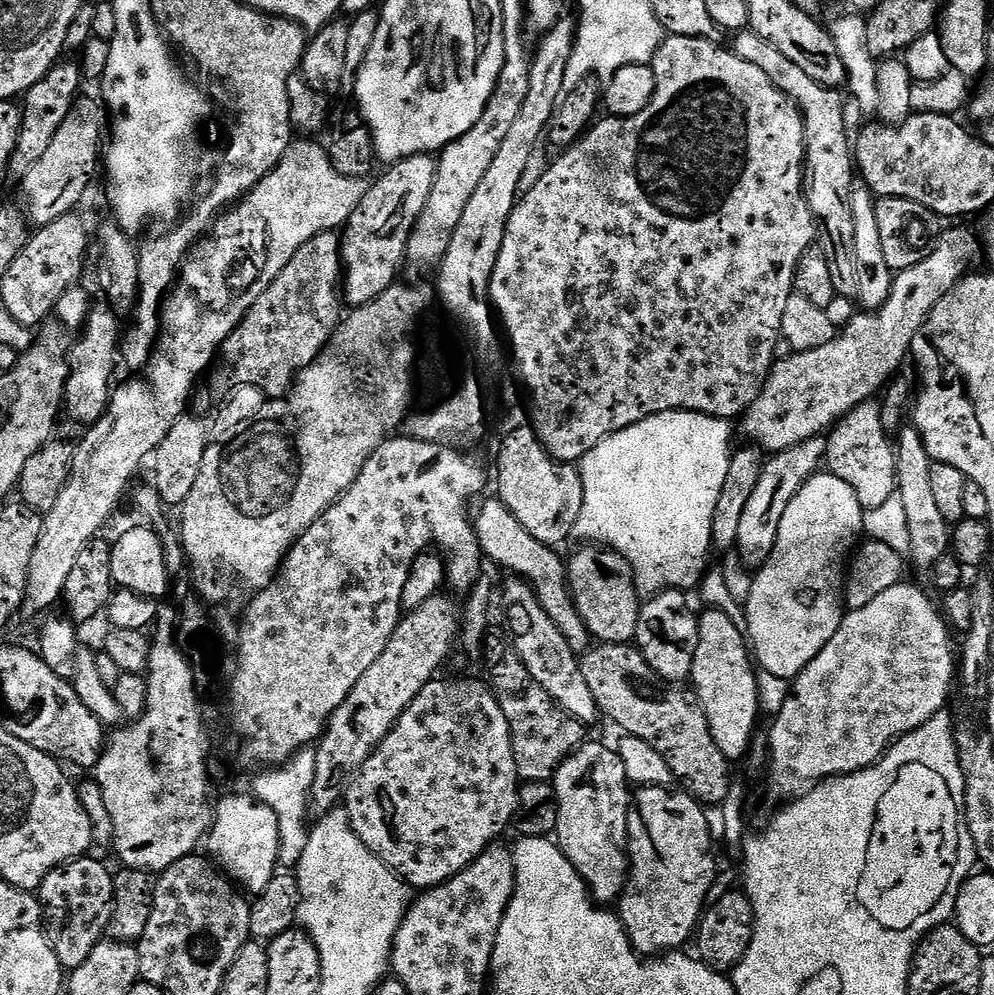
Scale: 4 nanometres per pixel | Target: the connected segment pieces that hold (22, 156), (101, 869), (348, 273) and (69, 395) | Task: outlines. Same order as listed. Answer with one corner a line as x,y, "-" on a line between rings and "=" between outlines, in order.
57,62
42,78
38,78
38,82
34,82
34,86
30,86
30,90
22,97
20,117
24,119
24,127
20,133
20,144
8,164
8,176
16,179
16,182
24,181
26,174
30,174
30,166
34,166
34,162
38,162
38,158
46,154
50,142
54,142
54,134
58,134
62,122
66,122
66,114
70,114
73,101
81,95
82,77
79,63
64,63
=
85,854
78,860
70,860
68,863
50,870
38,889
40,910
44,921
44,930
48,934
48,940
52,944
54,954
58,958
60,967
71,970
82,966
86,958
98,946
101,940
108,936
108,927
112,917
112,903
114,902
114,876
100,860
91,860
91,855
=
431,155
409,156
406,160
397,160
391,165
389,172
384,172
380,177
375,177
374,183
368,192
358,202
358,210
350,214
348,223
342,229
340,236
340,262
343,268
342,296
345,301
349,300
352,308
361,308
378,294
382,294
387,288
397,283
399,272
405,263
408,254
408,239
422,214
426,210
426,202
430,198
430,192
434,190
434,178
436,177
436,160
=
111,307
89,311
87,321
81,331
80,340
68,352
68,378
64,384
62,410
64,416
76,424
91,426
104,416
111,399
110,380
114,372
114,352
122,340
122,328
116,325
117,313

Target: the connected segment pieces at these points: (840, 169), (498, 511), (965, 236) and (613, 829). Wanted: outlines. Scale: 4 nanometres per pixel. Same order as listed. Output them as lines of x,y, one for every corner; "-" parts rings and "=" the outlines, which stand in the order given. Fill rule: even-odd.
737,31
734,38
736,56
746,62
754,62
758,70
762,70
762,74
766,74
778,90
792,97
800,109
800,115
804,118
804,196
808,199
813,220
822,226
823,235
824,232
828,235
828,261
837,297
855,297
858,266
854,262
854,214
850,208
854,157
853,141
850,134
848,138
848,124
844,121
845,97
840,97
837,89
827,88
810,78
801,67
790,62
790,58
786,58
776,46
756,32
=
499,498
488,500
480,509
474,512
474,527
476,537
480,543
481,553
488,556
500,568
505,568
513,577
525,580
534,590
534,594
540,599
542,610
550,614
550,622
562,630
562,638
570,646
570,650
577,654
589,651
590,637
586,622
578,614
578,610
572,601
572,589
568,586
568,569
565,557
559,556
557,549
551,544
538,542
=
945,227
926,259
918,262
918,266
910,266
893,275
892,289
883,306
875,311
857,311
857,316
850,317
848,325
841,327
830,342
814,350
792,352
785,360
777,359
743,414
744,436
748,439
745,441
759,446
765,453
775,454
798,446
811,436
827,433
847,412
869,403
875,397
872,395
878,390
880,392
901,371
900,363
909,359
914,338
922,330
930,310
934,310
934,306
954,290
958,281
964,279
969,271
968,263
976,256
976,248
978,252
977,233
975,236
968,228
=
585,742
580,745
576,751
572,752
562,762
562,766
556,772
554,777
554,787
556,789
556,797
558,798
558,826
554,833
554,839
559,844
562,854
566,854
566,858
574,866
574,870
578,870
578,874
584,883
588,886
588,891
592,893
592,899
601,906
612,906
619,901
624,895
624,885
630,880
630,865
628,863
628,810
630,807
630,781
626,774
626,766
622,766
622,758
619,751
615,747
607,748
604,744
591,744

